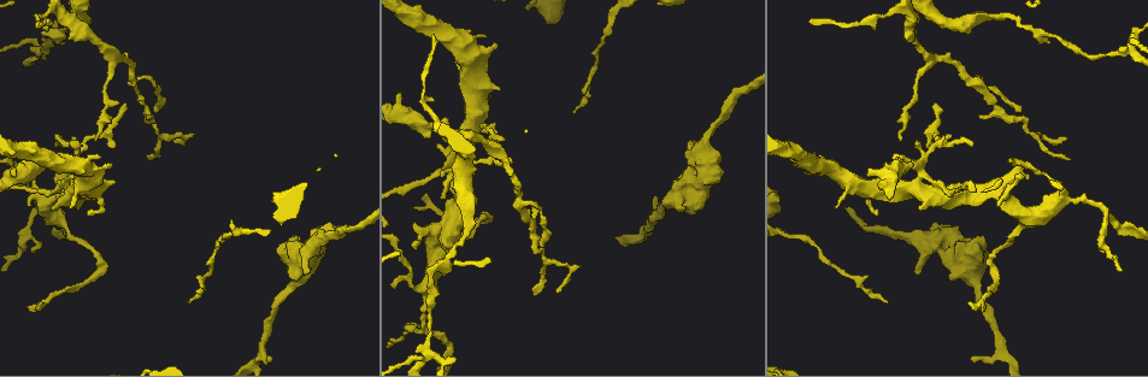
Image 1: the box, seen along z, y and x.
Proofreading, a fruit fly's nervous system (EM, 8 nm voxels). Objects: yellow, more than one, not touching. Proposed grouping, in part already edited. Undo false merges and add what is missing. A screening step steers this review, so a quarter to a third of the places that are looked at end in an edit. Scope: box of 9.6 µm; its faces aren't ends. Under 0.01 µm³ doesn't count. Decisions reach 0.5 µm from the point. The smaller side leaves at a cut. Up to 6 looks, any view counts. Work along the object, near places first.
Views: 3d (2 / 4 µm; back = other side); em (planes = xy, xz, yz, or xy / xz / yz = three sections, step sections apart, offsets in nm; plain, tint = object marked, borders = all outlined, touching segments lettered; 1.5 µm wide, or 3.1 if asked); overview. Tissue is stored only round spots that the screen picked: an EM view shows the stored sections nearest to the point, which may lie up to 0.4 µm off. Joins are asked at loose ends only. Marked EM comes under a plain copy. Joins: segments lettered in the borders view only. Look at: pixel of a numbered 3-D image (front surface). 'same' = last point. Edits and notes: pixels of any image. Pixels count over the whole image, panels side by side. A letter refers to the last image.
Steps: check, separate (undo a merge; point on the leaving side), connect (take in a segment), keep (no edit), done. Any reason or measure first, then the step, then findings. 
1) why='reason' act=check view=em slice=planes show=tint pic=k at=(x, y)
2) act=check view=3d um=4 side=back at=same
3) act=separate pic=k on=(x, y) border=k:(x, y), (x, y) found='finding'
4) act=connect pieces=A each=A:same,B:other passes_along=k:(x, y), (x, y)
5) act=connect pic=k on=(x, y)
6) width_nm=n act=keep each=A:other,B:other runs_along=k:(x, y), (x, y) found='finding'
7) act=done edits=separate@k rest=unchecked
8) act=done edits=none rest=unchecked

why='free end' act=check view=em slice=planes show=borders pic=1 at=(721, 172)

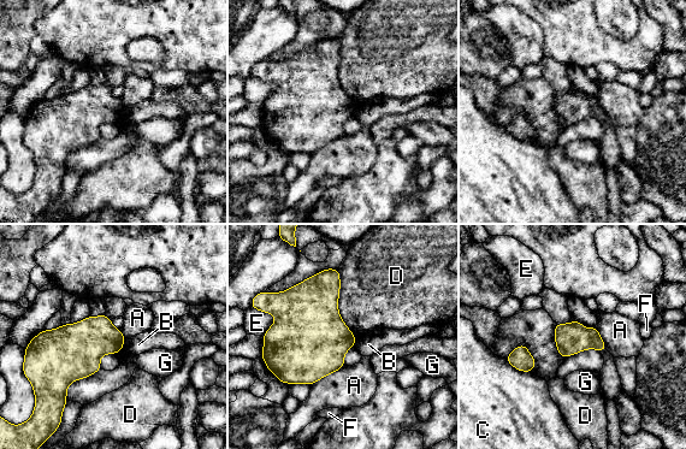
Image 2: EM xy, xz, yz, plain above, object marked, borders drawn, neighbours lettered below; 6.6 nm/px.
longest_contact=D:480nm act=keep each=A:other,B:other,C:other,D:other,E:other,F:other,G:other border=2:(337, 269), (338, 313), (356, 337) found='no lettered segment goes on from it'

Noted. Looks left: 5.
why='a narrow waist' act=check view=em slice=xy step=4 show=tint pic=1 at=(1019, 22)

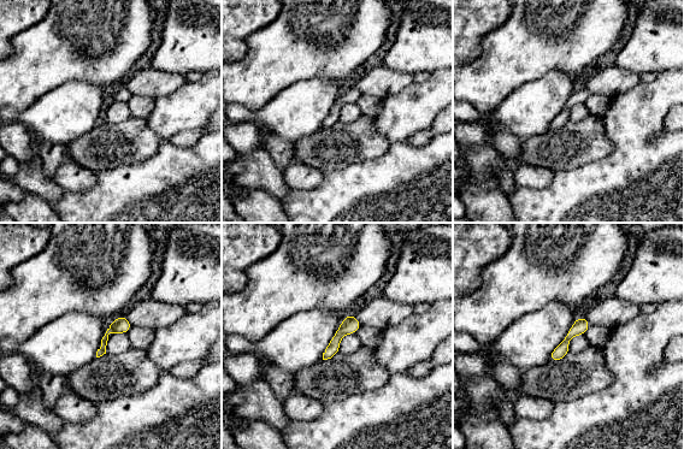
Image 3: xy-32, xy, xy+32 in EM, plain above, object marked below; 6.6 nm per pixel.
why='cut it another way' act=check view=em slice=planes show=tint at=same

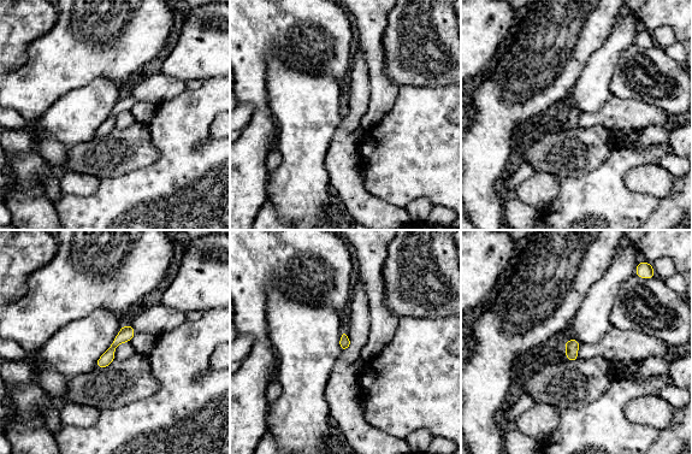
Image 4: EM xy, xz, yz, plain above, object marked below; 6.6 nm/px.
why='what lies round it' act=check view=em slice=planes show=borders at=same

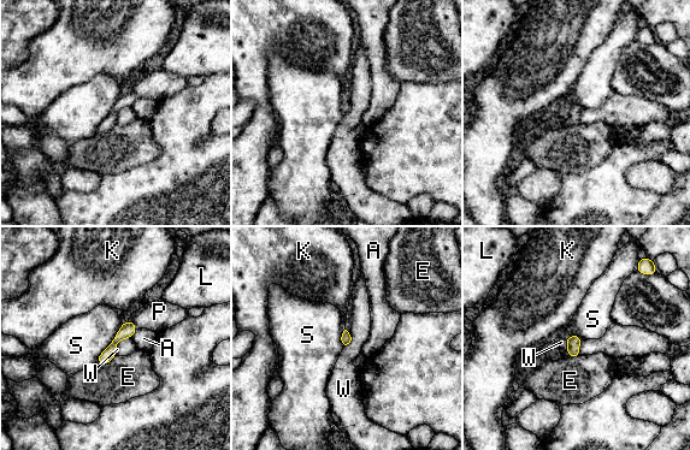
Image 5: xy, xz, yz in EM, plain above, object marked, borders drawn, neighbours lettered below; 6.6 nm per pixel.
longest_contact=S:340nm act=keep each=A:other,E:other,K:other,L:other,P:other,S:other,W:other border=5:(130, 337), (117, 344), (116, 355) found='one neuron here'

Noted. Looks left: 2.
why='free end' act=check view=em slice=yz step=8 show=tint pic=1 at=(399, 93)

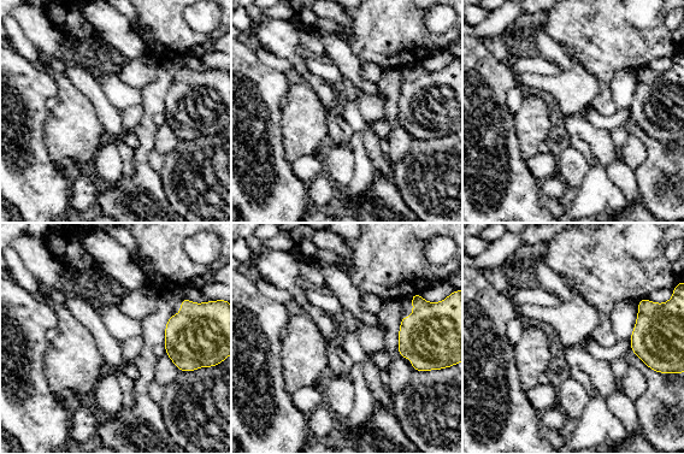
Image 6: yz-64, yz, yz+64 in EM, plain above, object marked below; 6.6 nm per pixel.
why='see the neighbours' act=check view=em slice=yz step=8 show=borders at=same

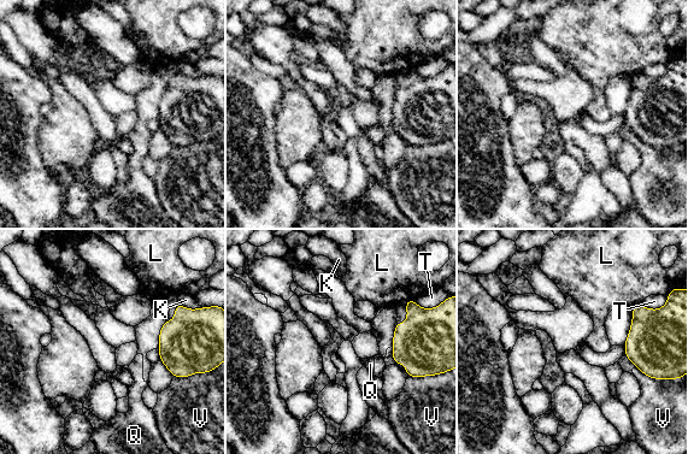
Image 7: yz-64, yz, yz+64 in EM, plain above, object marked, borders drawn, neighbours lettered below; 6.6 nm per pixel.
longest_contact=V:80nm act=keep each=K:other,L:other,Q:other,T:other,V:other border=7:(636, 304), (633, 307) found='none of them fits'

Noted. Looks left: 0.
act=done edits=none rest=unchecked

